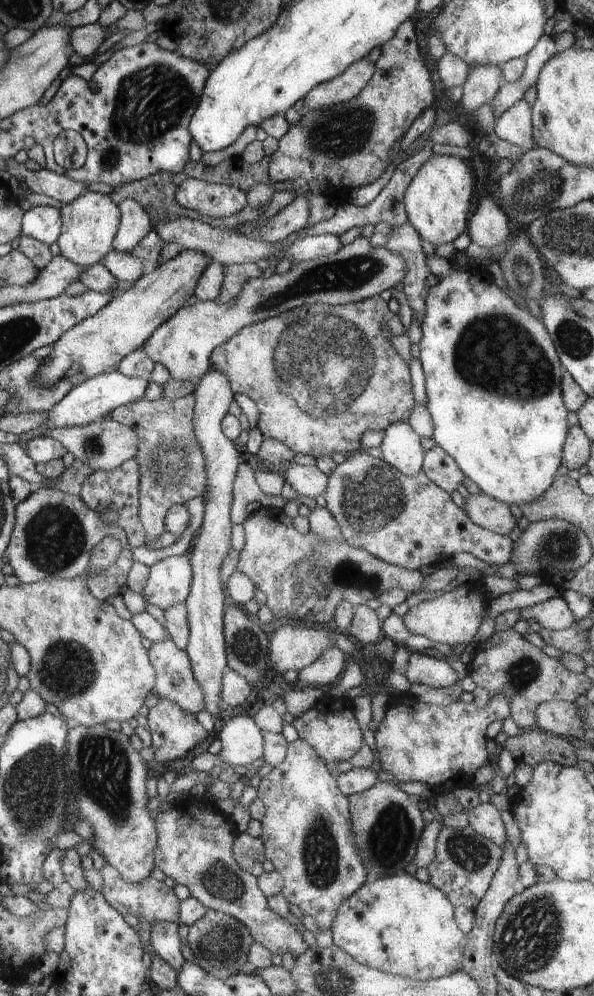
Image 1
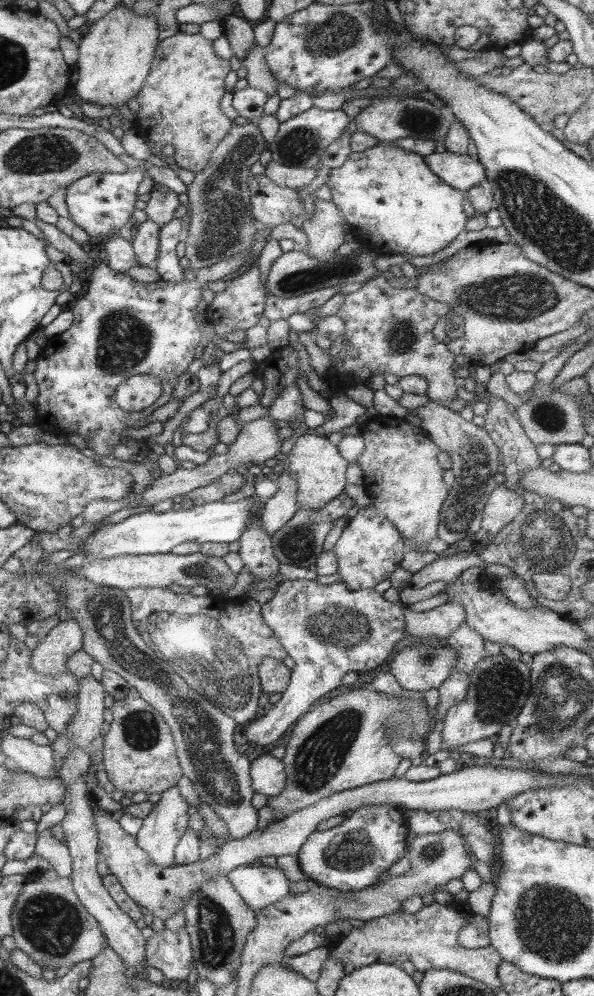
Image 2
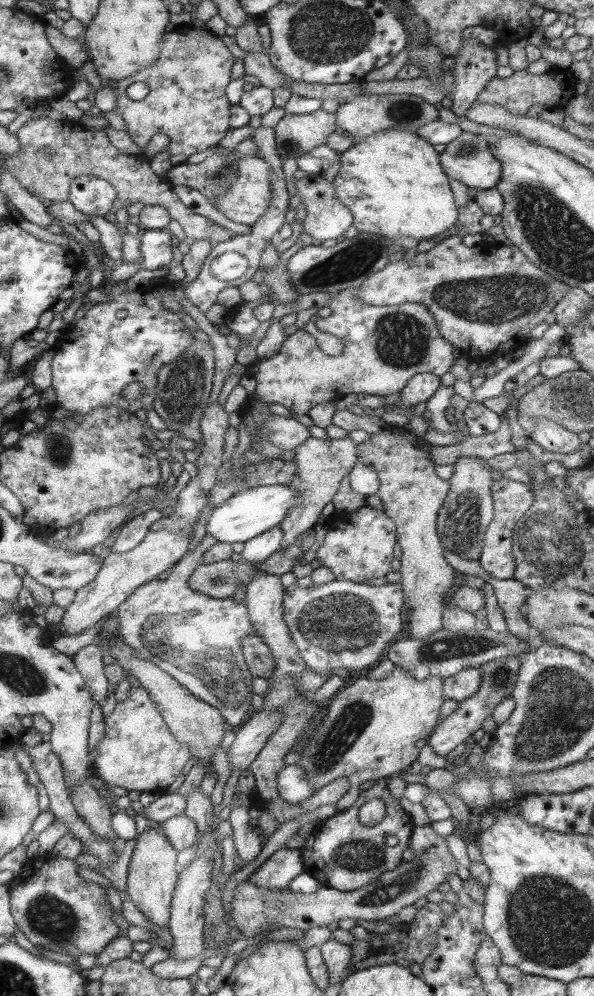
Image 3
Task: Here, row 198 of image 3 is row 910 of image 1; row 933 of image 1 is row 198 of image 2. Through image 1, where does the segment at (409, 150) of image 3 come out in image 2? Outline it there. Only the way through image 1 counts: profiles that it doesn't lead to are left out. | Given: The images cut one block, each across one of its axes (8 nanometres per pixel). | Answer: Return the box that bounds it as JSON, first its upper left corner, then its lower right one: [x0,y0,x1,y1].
[327,142,465,256]

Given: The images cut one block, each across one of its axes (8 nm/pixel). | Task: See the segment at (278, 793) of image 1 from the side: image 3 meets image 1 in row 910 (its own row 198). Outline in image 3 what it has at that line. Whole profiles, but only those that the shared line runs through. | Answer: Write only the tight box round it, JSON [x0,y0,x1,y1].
[295,172,353,244]

